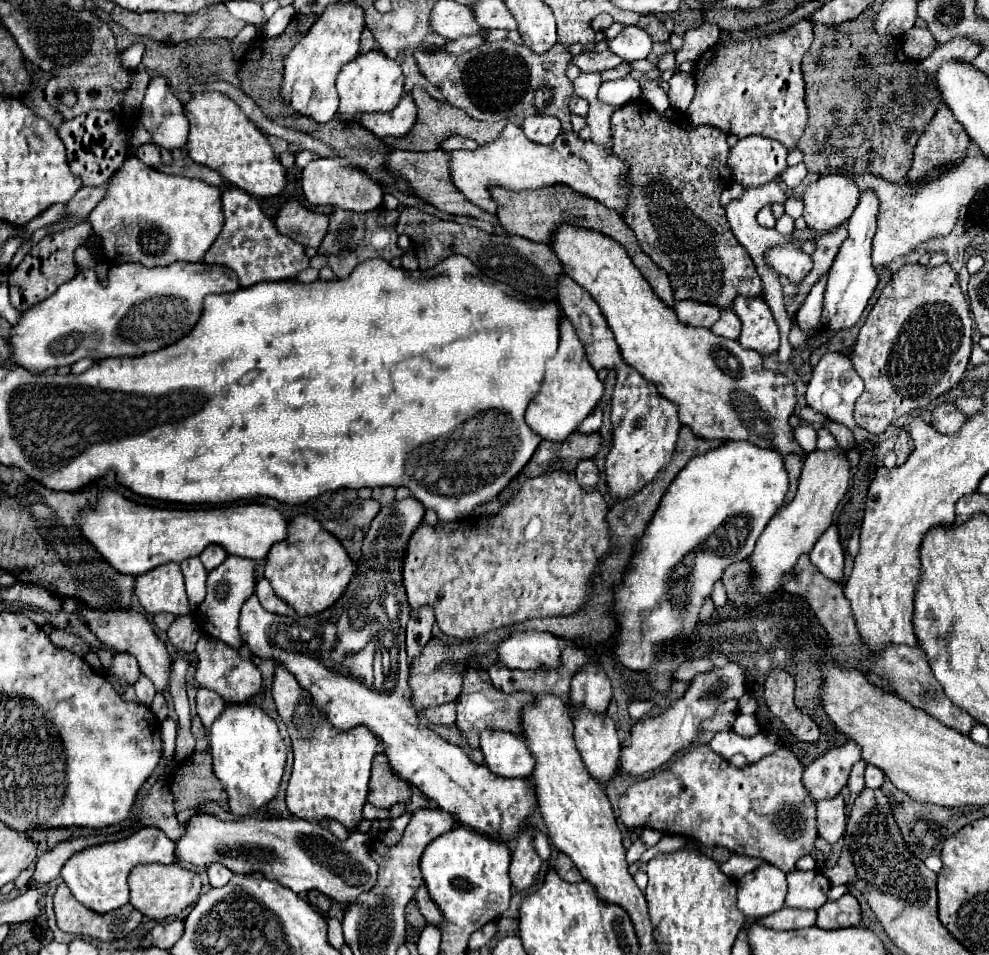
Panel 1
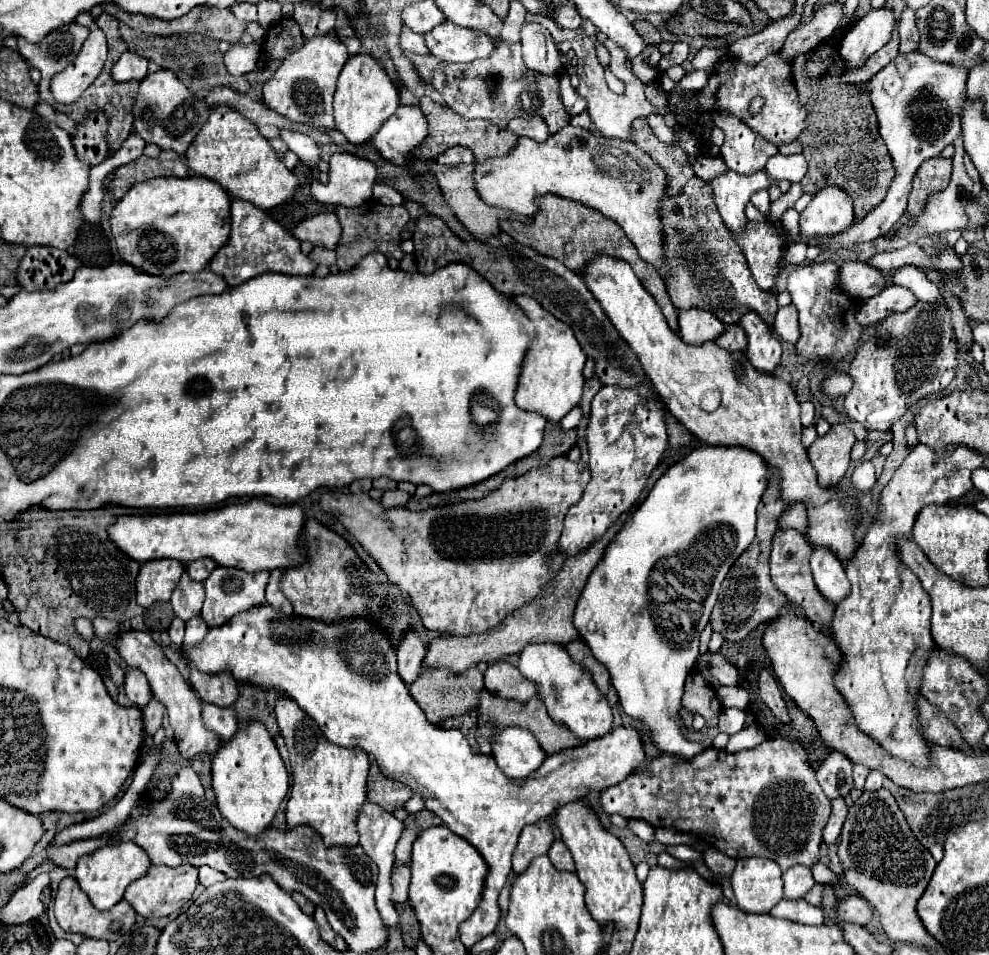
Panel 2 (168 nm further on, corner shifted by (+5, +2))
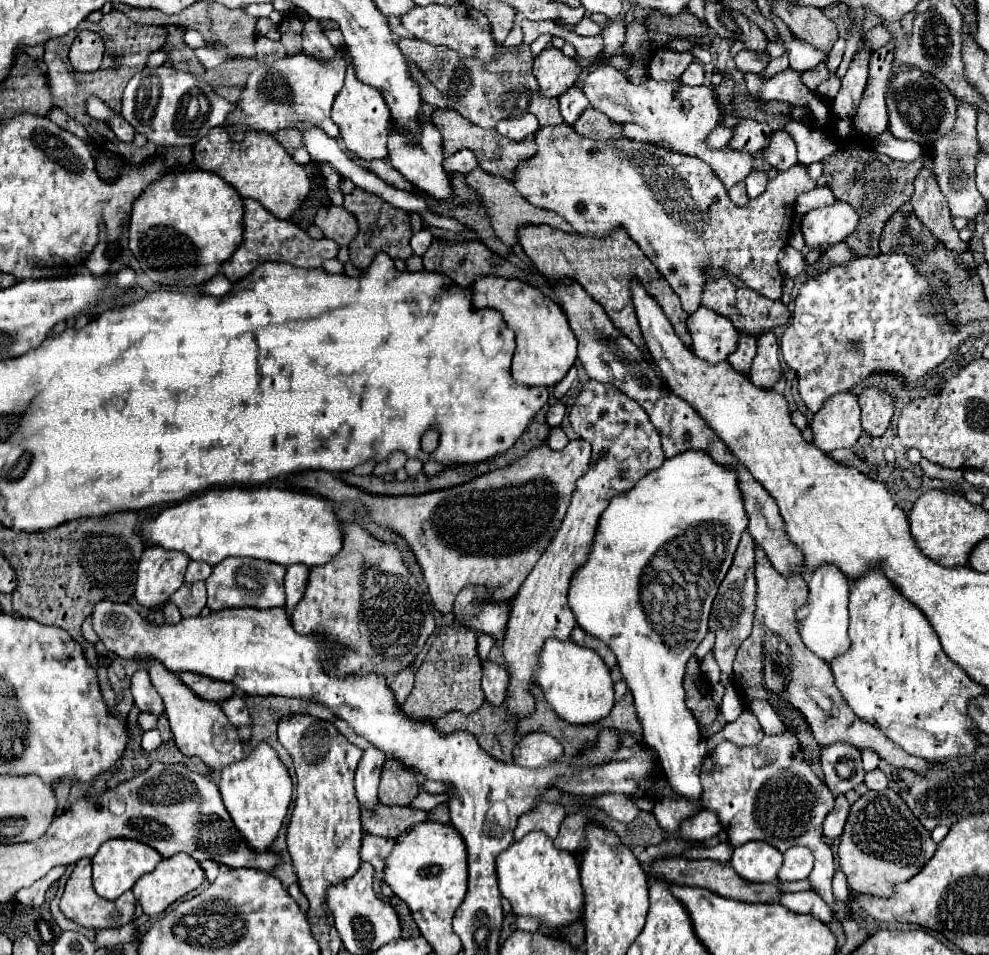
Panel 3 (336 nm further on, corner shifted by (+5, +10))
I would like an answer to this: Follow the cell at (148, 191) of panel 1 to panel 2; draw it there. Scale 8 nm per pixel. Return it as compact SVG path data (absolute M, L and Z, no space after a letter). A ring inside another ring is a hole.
M189 176L189 178L153 178L147 182L135 184L113 208L111 212L111 230L117 240L119 256L135 266L137 270L171 278L181 272L201 272L209 266L211 258L219 252L223 242L227 242L231 232L231 198L229 194L209 178Z

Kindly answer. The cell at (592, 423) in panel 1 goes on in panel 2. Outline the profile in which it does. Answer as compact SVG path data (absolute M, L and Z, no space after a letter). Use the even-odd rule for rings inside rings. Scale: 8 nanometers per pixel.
M573 408L573 410L569 410L569 412L561 418L559 426L561 426L563 430L569 430L569 428L575 428L575 426L579 424L579 420L581 420L581 410L579 410L579 408Z

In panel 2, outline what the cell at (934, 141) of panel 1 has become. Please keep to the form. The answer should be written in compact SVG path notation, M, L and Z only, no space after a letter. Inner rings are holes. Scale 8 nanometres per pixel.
M931 158L919 166L915 180L913 180L913 190L909 196L909 206L907 214L919 214L919 206L927 202L935 190L943 190L947 186L951 176L951 158Z

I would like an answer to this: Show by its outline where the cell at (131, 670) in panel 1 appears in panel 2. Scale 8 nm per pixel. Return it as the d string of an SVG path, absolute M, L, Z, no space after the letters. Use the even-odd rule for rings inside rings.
M129 670L125 674L125 692L127 692L129 700L135 702L139 708L145 708L149 704L149 700L153 698L145 674L139 670Z

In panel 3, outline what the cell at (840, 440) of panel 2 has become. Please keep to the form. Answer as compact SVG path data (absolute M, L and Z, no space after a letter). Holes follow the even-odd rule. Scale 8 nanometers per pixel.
M851 392L835 394L825 402L825 406L813 416L813 444L823 452L833 452L839 448L853 448L861 436L861 410L857 396Z

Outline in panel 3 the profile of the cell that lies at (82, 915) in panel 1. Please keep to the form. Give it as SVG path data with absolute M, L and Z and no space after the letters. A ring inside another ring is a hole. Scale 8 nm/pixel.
M83 858L75 864L71 876L67 878L61 902L59 902L61 912L77 922L79 926L85 928L93 928L93 930L101 930L101 928L119 928L125 926L133 920L133 912L135 912L135 896L133 892L125 892L123 896L119 896L117 900L103 900L95 894L93 886L91 886L91 858Z

